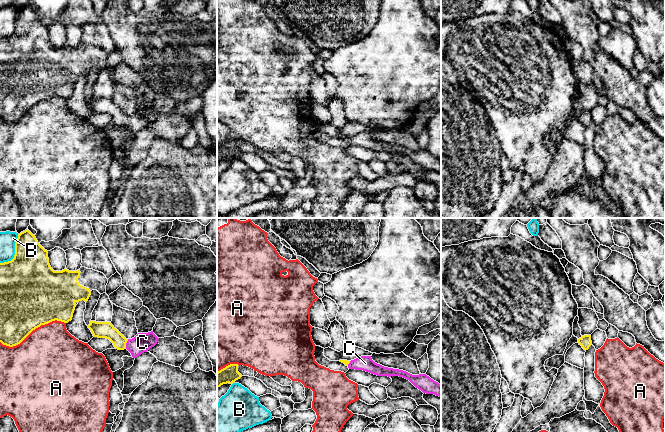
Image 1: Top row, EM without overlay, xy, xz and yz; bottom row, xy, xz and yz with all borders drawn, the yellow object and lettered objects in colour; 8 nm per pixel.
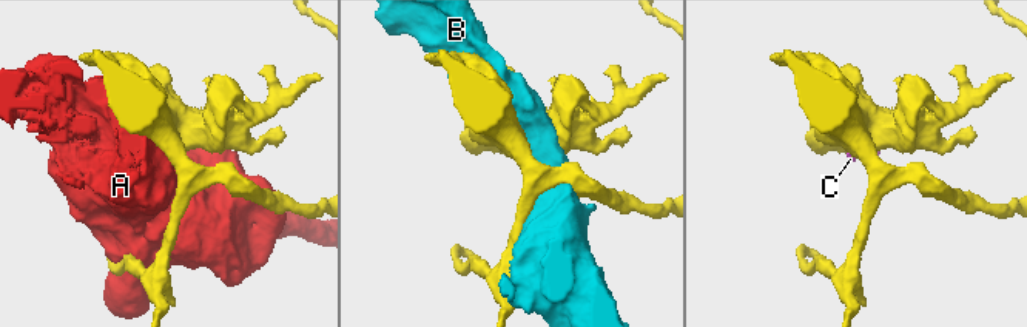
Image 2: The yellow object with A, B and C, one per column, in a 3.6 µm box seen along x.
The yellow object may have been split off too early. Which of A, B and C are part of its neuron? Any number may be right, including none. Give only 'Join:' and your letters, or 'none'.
Join: C

